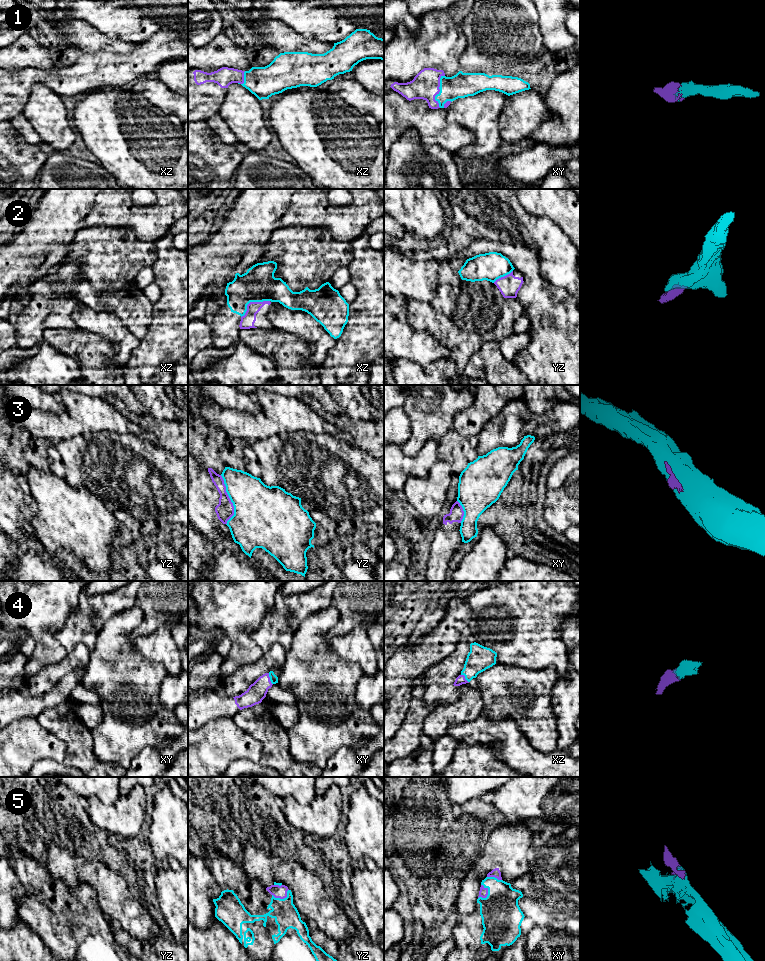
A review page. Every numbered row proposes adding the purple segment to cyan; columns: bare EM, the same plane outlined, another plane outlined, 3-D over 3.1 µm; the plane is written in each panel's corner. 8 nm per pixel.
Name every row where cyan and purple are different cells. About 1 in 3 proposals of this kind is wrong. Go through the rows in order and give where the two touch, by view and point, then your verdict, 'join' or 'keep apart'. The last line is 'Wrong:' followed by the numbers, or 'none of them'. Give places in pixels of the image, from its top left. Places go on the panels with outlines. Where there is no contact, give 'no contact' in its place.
1: xy (440, 91) | join
2: xz (252, 301) | keep apart
3: yz (230, 499) | keep apart
4: xy (270, 679) | join
5: xy (488, 894) | join
Wrong: 2, 3

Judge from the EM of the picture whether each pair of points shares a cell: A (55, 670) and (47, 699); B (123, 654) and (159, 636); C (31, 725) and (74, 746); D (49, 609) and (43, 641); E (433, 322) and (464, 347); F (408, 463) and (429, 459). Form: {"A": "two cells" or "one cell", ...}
{"A": "two cells", "B": "two cells", "C": "two cells", "D": "one cell", "E": "one cell", "F": "one cell"}

